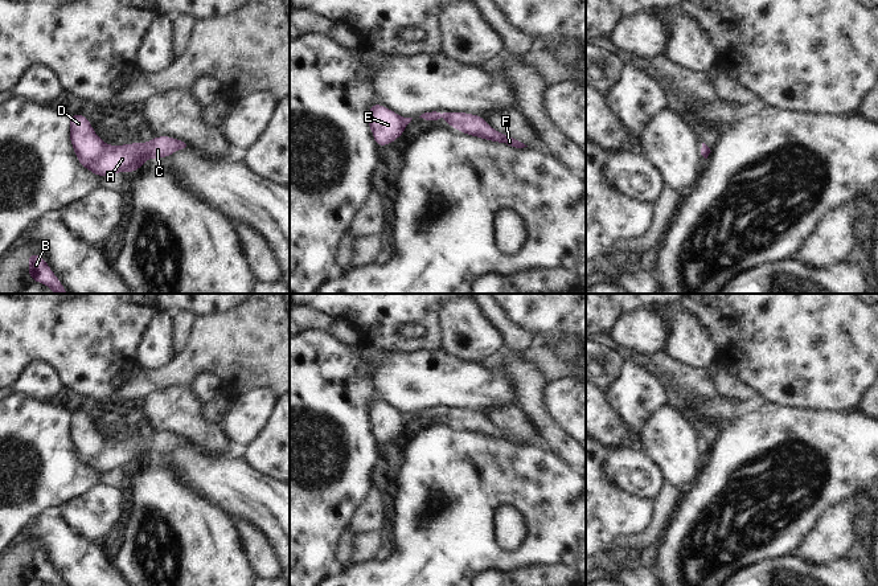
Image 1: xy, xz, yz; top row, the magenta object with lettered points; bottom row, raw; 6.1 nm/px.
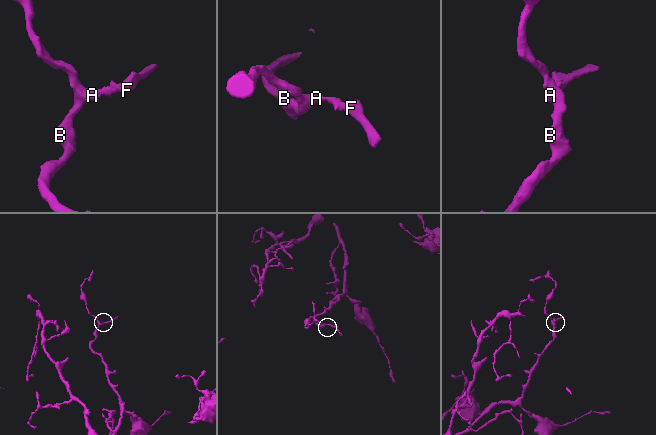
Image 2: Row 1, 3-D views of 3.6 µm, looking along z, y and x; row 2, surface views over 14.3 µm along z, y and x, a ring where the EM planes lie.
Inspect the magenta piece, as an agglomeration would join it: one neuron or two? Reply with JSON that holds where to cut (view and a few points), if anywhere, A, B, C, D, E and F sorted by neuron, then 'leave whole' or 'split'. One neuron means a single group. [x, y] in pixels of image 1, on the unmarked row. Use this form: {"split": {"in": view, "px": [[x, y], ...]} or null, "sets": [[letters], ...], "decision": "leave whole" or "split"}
{"split": null, "sets": [["A", "B", "C", "D", "E", "F"]], "decision": "leave whole"}

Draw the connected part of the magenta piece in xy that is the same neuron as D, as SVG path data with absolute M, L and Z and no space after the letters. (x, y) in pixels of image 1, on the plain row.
M79 409L69 411L69 434L79 460L99 474L115 468L136 468L145 455L171 452L186 440L172 433L153 433L147 440L106 440L93 426L93 421Z

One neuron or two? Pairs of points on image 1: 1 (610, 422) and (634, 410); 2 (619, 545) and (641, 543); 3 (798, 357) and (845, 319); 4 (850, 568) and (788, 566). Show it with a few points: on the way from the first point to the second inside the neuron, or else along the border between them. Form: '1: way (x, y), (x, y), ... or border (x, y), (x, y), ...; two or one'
1: border (604, 393), (608, 402), (640, 434); two
2: way (624, 544), (636, 543); one
3: way (809, 348), (819, 347), (833, 331); one
4: way (835, 572), (804, 572); one

